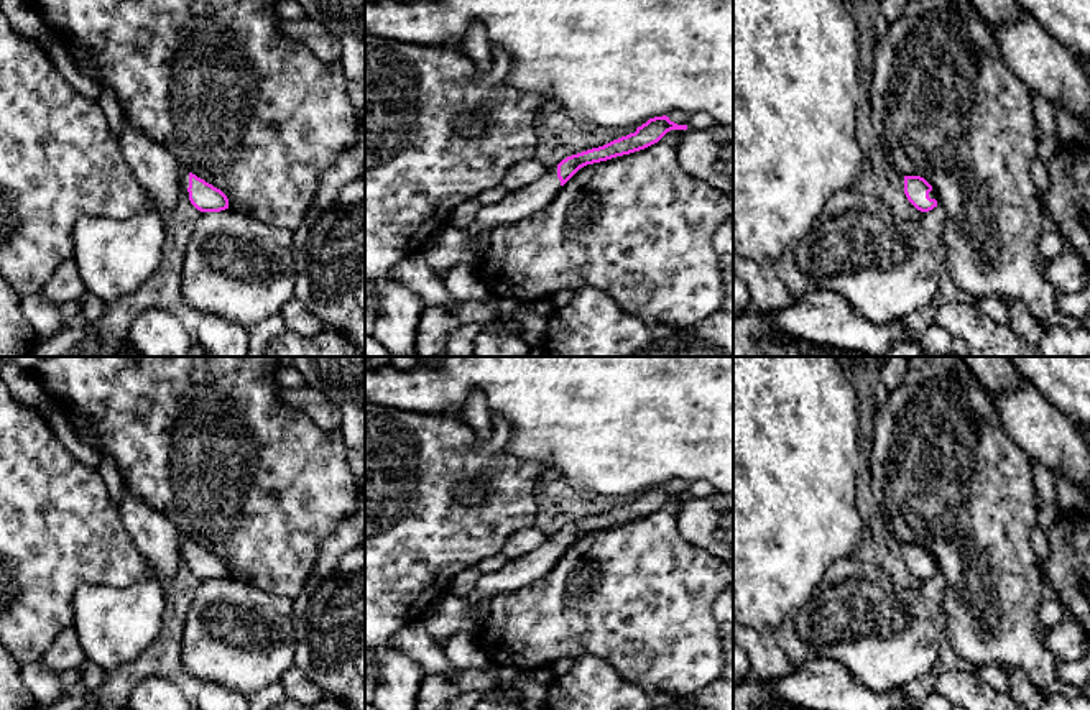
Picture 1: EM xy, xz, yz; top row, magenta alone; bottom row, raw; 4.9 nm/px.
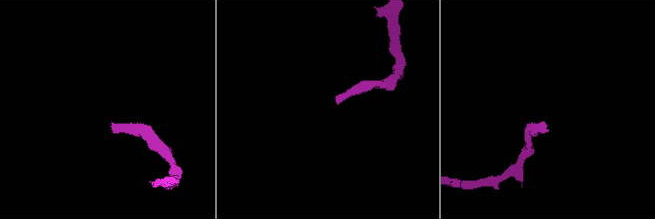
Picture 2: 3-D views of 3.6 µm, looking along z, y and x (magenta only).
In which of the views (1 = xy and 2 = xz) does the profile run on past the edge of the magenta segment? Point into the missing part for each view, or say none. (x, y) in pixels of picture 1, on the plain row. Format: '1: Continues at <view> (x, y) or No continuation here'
1: Continues at xy (183, 541)
2: Continues at xz (536, 564)

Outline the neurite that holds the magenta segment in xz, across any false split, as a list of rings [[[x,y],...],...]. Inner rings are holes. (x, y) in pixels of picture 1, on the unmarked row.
[[[666,483],[654,485],[638,495],[635,501],[567,524],[524,559],[508,560],[500,570],[482,574],[465,600],[477,606],[503,592],[515,592],[523,585],[541,580],[580,536],[644,518],[658,511],[671,498],[687,498],[687,493],[677,493]]]

